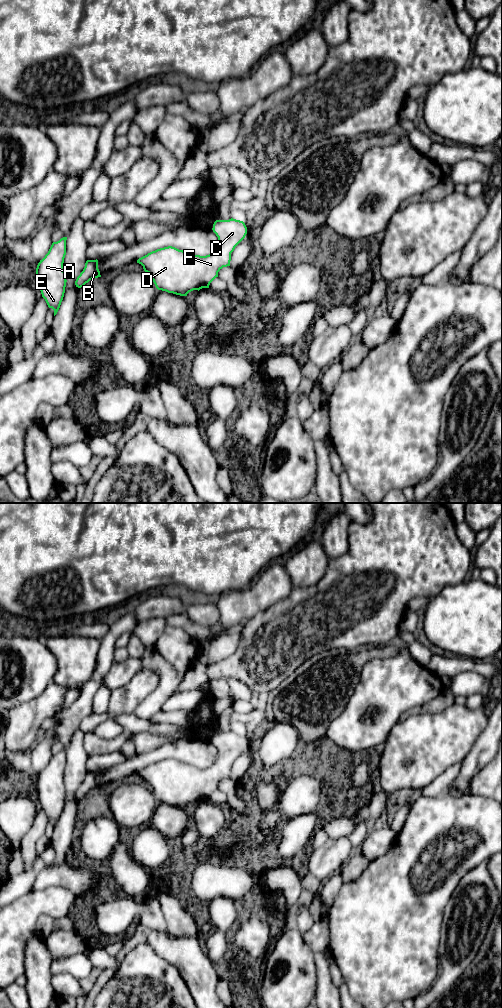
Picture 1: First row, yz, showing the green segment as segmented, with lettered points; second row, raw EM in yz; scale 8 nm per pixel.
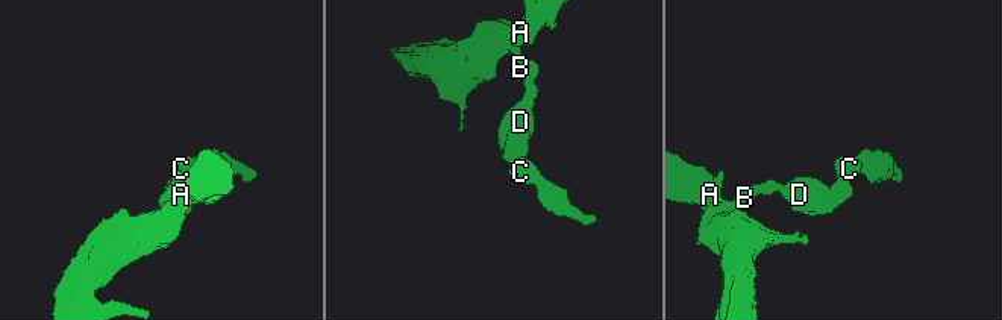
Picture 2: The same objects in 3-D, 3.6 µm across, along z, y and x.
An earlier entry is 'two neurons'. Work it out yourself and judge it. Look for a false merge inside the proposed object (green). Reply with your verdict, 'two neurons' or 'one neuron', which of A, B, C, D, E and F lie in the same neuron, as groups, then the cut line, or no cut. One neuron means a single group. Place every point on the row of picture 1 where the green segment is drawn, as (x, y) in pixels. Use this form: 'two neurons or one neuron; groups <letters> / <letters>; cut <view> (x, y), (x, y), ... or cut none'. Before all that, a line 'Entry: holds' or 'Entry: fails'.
Entry: fails
one neuron; groups A B C D E F; cut none

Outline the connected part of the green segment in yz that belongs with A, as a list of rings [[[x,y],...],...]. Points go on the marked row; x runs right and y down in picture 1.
[[[67,237],[53,242],[48,253],[40,260],[36,268],[36,277],[42,297],[49,308],[57,314],[64,297],[66,275],[64,272],[64,258],[66,255]]]

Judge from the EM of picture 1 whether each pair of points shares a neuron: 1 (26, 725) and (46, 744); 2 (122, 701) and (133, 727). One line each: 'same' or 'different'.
1: different
2: different

